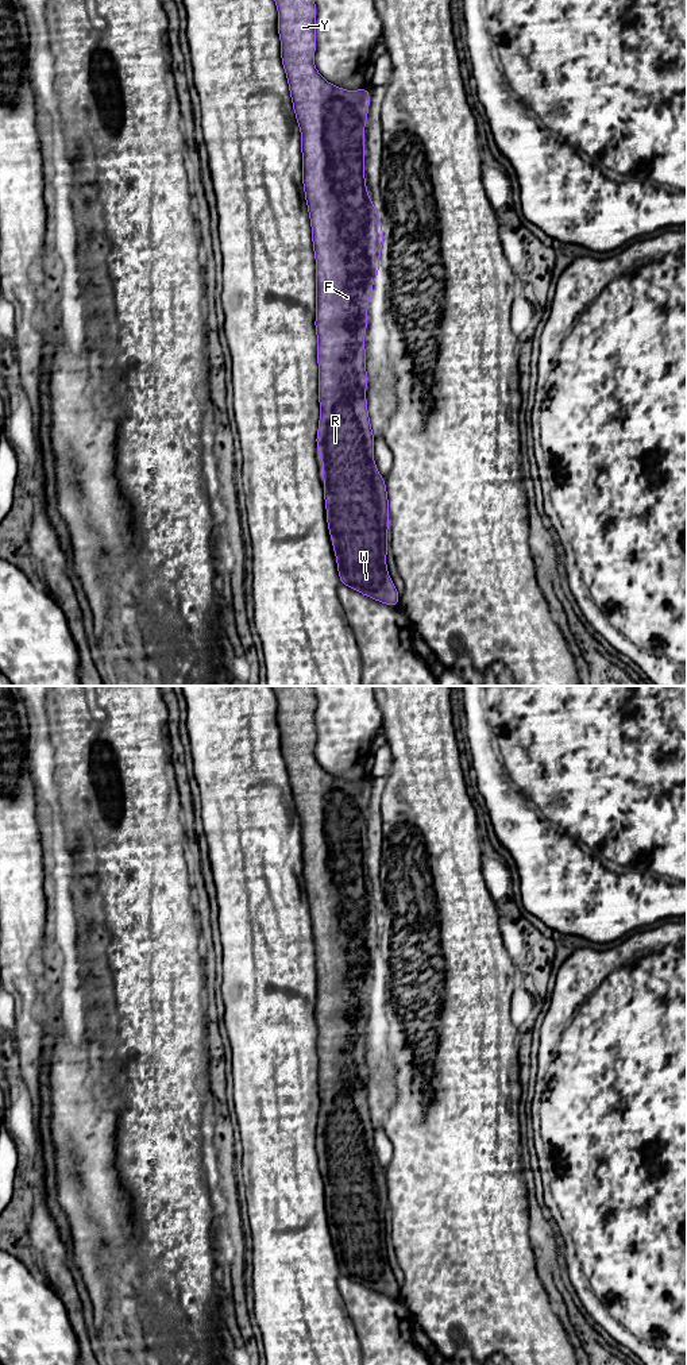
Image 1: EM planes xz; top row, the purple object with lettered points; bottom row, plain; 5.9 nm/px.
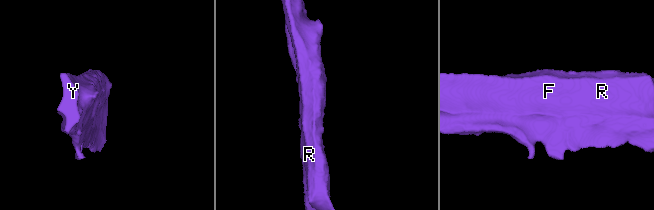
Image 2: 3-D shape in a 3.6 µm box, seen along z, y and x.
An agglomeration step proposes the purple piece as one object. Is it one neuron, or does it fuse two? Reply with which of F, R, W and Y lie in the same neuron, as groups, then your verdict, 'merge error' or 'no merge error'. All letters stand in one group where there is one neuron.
F R W Y; no merge error

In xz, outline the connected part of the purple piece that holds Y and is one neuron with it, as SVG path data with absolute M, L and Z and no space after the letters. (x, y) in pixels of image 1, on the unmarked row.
M273 686L278 701L278 728L281 730L281 753L289 774L294 807L301 824L302 876L308 896L312 934L316 951L316 1049L319 1054L319 1121L316 1137L323 1150L323 1173L327 1216L337 1253L341 1276L385 1296L398 1299L401 1287L389 1268L386 1245L389 1221L389 1188L386 1172L374 1153L366 1079L364 1027L368 1014L367 999L373 973L379 967L379 944L383 938L383 919L377 906L377 896L368 888L364 869L364 817L370 799L370 780L355 783L335 778L320 767L313 748L316 745L316 706L313 686Z

